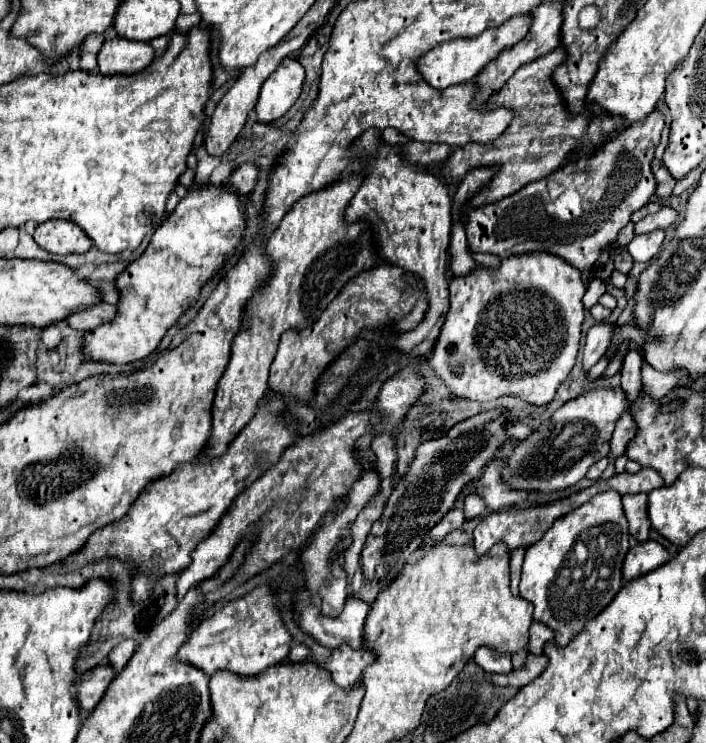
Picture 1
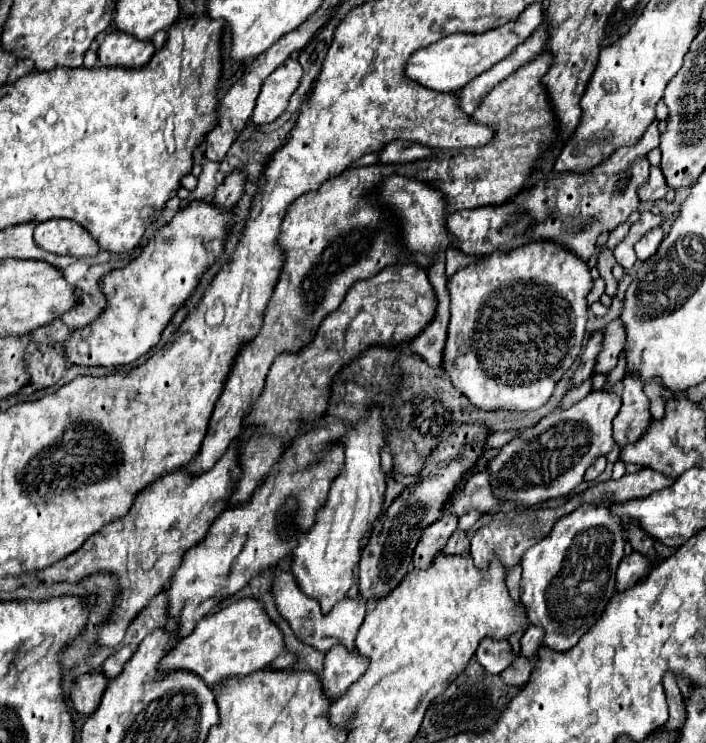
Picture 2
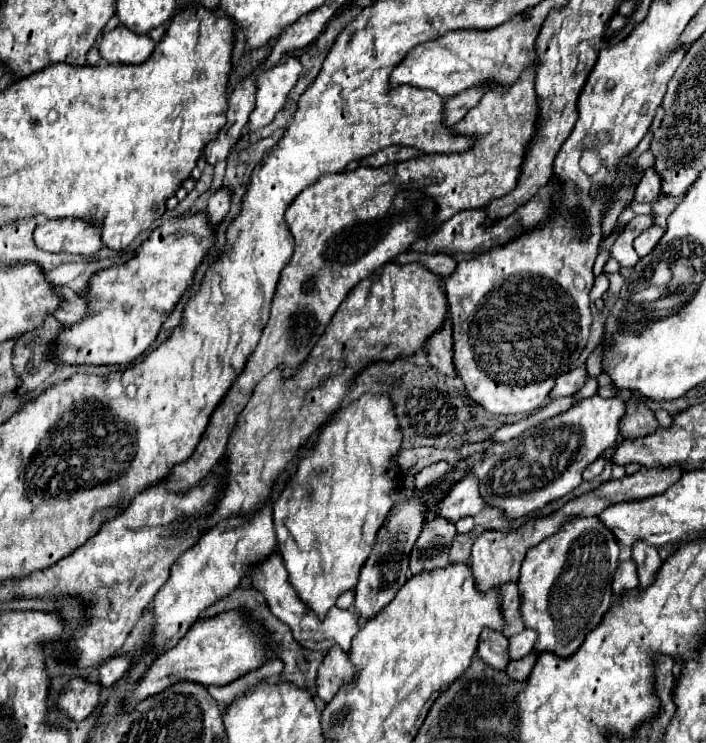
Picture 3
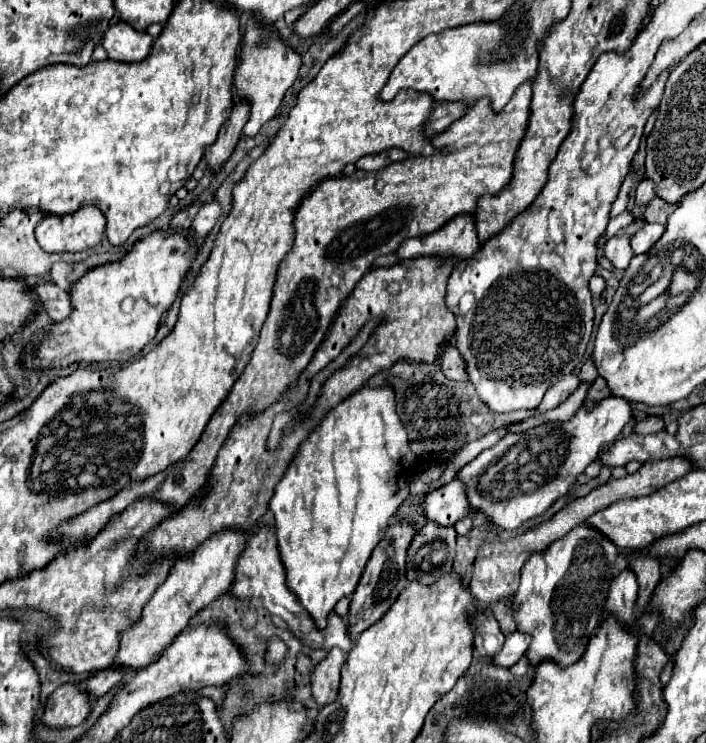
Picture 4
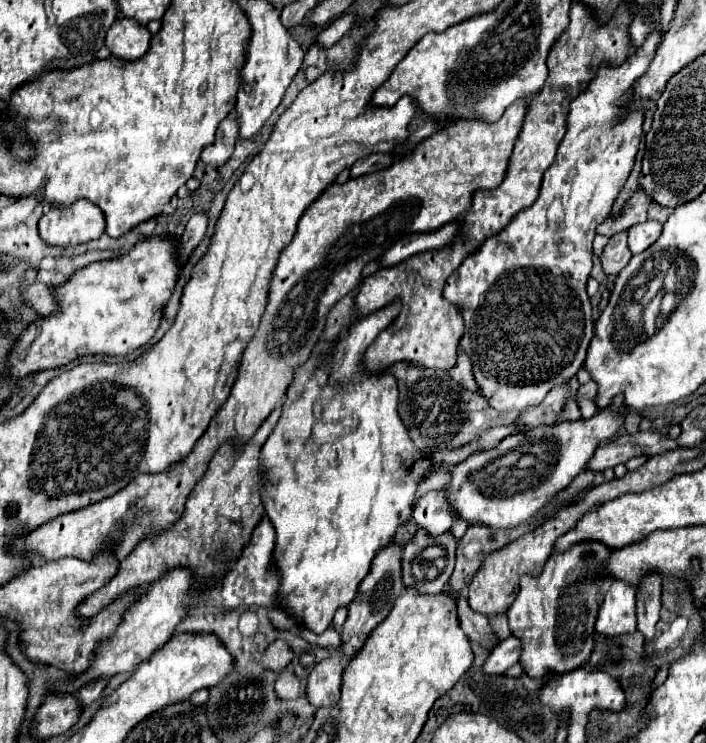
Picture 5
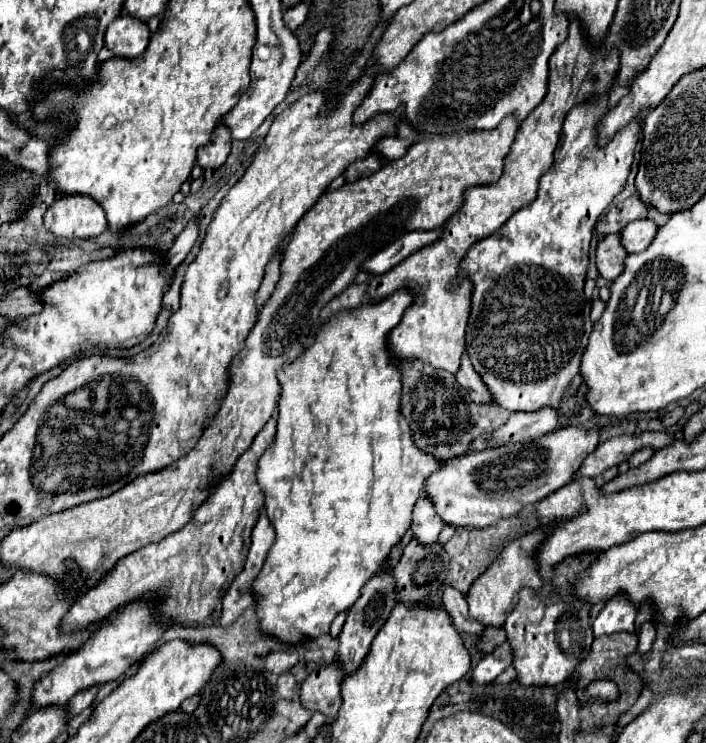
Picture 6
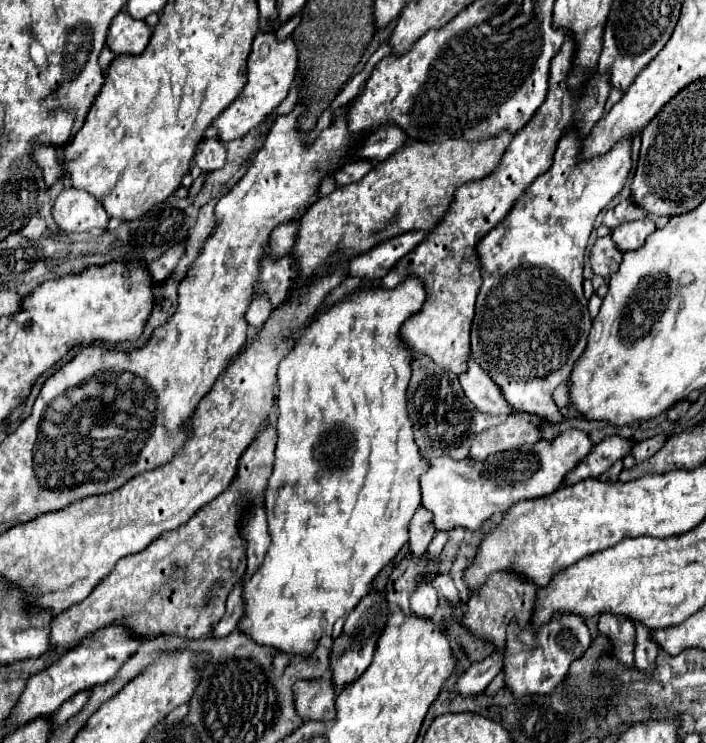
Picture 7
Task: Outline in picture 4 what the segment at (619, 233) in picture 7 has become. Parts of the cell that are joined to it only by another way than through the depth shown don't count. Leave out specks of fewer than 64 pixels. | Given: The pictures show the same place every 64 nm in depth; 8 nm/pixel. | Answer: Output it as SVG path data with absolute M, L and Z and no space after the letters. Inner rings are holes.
M646 224L644 228L640 228L634 238L632 238L632 250L636 254L646 254L664 234L664 226L662 224Z

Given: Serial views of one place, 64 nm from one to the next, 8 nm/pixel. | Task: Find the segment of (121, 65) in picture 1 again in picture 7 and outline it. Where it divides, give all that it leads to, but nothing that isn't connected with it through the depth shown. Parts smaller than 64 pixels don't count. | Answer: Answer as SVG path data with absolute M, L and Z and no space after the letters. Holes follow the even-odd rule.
M120 12L108 28L108 48L118 54L142 54L148 46L152 30L144 20L136 20L126 12Z

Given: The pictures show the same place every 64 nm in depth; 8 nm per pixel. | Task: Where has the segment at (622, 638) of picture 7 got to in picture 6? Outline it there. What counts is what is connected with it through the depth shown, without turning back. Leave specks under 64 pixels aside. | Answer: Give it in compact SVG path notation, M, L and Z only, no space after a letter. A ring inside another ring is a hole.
M618 592L604 604L604 608L600 610L598 618L592 624L594 636L614 634L614 632L634 632L636 608L634 602L624 594L626 592Z

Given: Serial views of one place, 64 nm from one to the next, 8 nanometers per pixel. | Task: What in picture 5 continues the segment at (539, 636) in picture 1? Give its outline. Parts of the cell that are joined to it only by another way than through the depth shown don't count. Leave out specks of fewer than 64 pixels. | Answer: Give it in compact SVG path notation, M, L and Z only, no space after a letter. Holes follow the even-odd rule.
M508 636L504 642L500 642L492 654L488 656L488 660L484 662L484 670L488 674L502 674L506 672L512 664L516 664L520 660L520 642L516 636Z

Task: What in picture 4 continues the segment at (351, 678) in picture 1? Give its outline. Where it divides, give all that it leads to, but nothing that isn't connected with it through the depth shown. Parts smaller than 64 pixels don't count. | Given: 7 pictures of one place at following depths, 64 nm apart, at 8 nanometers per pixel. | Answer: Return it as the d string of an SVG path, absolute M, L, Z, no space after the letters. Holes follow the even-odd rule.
M332 648L328 656L312 672L312 694L320 706L330 704L336 698L340 686L340 670L346 662L346 656L340 648Z

